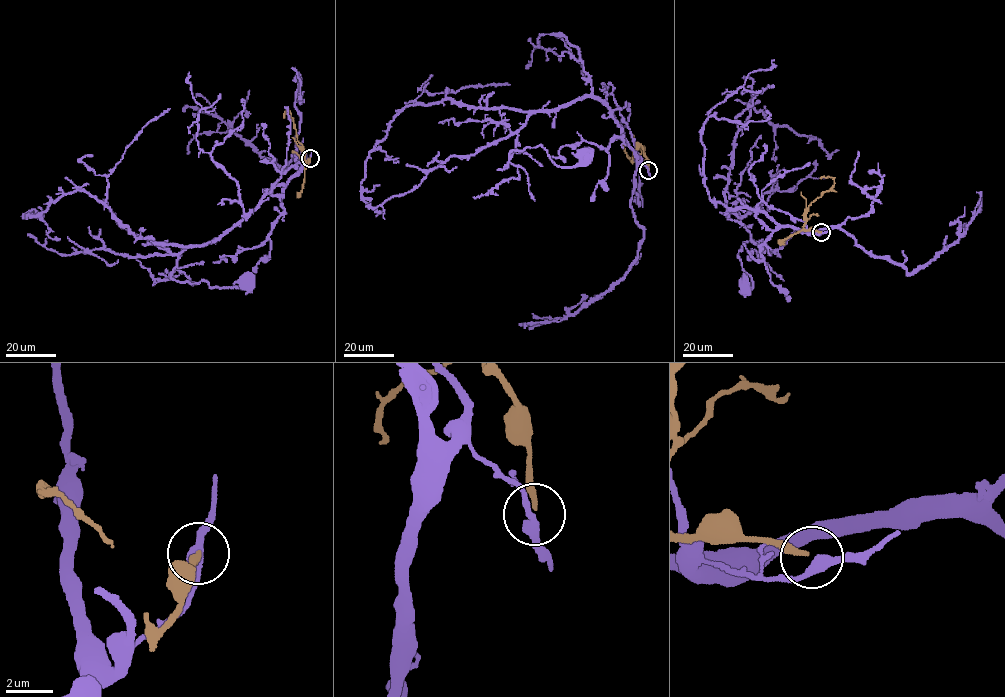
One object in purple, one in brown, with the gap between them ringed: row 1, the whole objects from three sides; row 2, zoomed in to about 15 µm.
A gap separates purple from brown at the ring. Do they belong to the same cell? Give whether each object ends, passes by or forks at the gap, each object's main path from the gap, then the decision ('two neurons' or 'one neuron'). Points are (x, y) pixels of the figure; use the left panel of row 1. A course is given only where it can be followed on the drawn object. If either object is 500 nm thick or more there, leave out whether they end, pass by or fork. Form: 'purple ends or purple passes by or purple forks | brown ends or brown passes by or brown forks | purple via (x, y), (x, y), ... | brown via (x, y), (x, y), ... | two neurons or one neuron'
purple passes by | brown ends | purple via (309, 159), (218, 238), (186, 248), (171, 275), (211, 287), (247, 285) | brown via (310, 158), (304, 165), (305, 149), (298, 141), (289, 110), (284, 118) | two neurons

